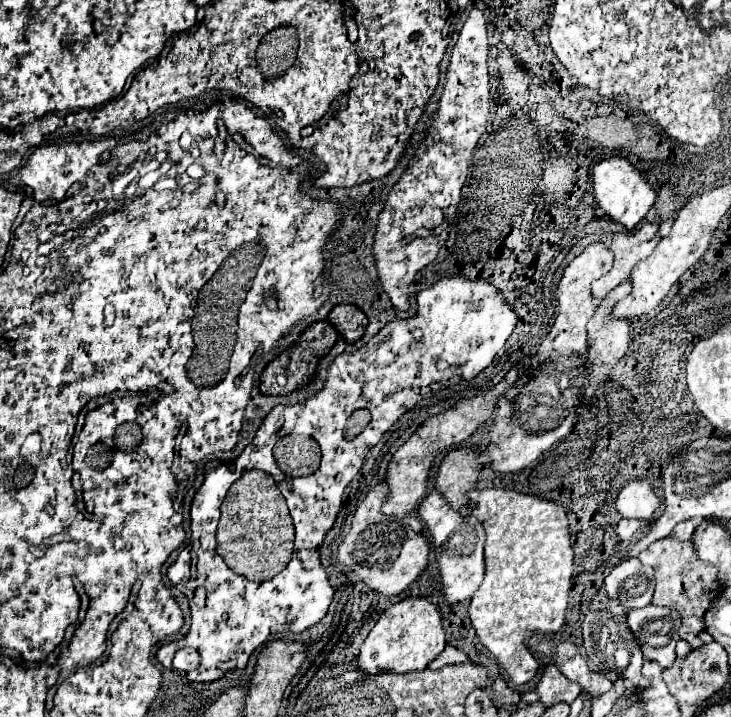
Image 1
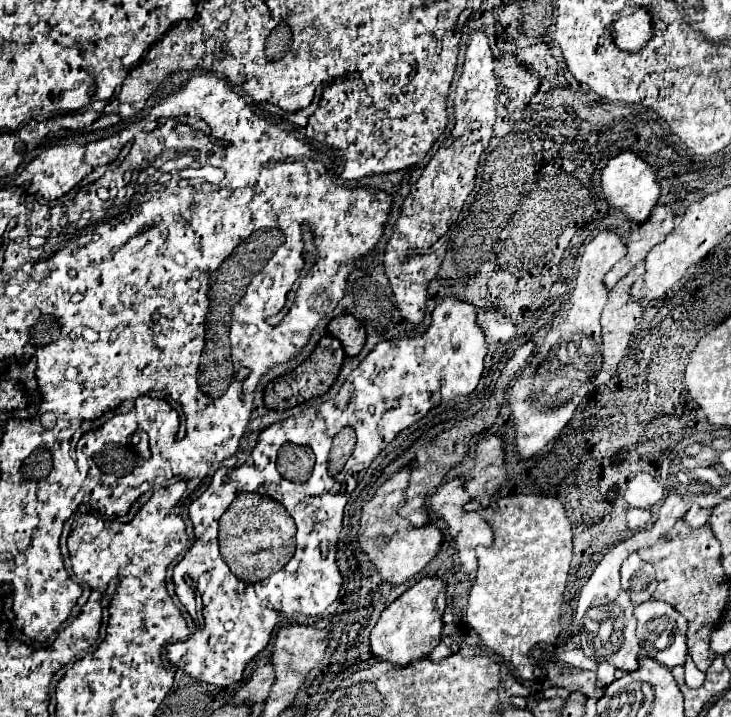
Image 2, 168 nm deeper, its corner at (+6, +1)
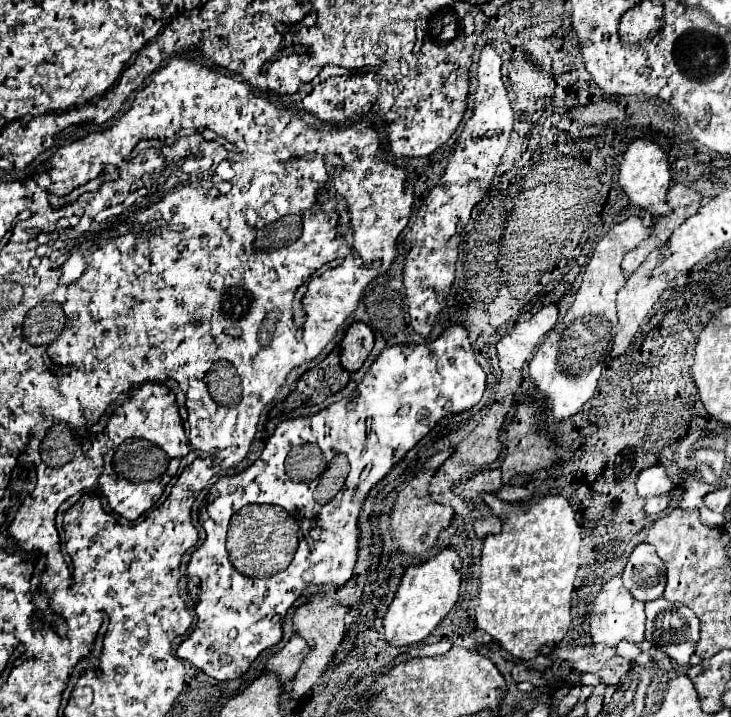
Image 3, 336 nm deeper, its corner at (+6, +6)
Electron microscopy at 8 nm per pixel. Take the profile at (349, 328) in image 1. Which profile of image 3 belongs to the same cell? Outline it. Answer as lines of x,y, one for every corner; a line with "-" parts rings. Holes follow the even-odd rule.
355,322
349,326
343,342
341,342
341,362
347,372
357,372
367,356
371,354
375,344
375,336
371,328
363,322

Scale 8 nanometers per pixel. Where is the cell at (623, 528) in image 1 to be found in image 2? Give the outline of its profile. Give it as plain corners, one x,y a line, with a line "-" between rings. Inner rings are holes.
629,509
627,511
627,527
629,529
643,529
651,521
649,509

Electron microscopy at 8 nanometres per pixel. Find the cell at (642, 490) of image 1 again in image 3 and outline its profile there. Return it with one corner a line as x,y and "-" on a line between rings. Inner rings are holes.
653,466
653,468
645,468
639,478
637,478
637,492
643,498
651,498
651,496
661,496
673,490
673,482
667,476
667,472
663,470
663,466

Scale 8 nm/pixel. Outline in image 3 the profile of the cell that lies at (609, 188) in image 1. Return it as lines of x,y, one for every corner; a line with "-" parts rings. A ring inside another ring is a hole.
641,138
629,146
629,150
625,152
623,162
621,162
619,184
621,184
623,192
629,196
633,206
649,210
653,216
669,214
671,208
667,204
667,190
671,186
671,164
667,160
667,154
661,150
661,146
657,142

